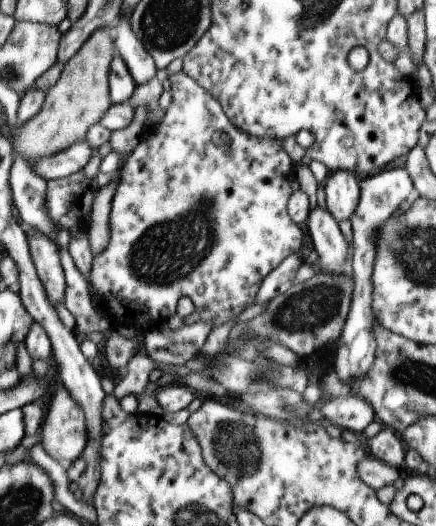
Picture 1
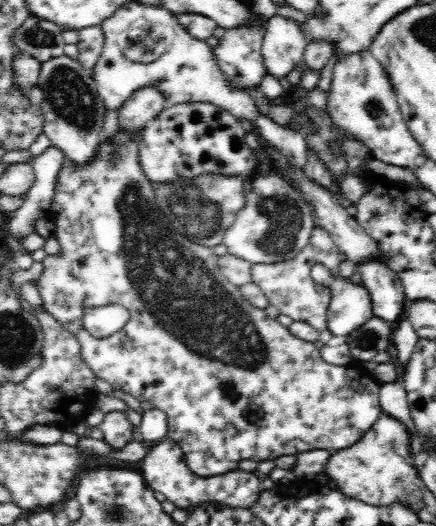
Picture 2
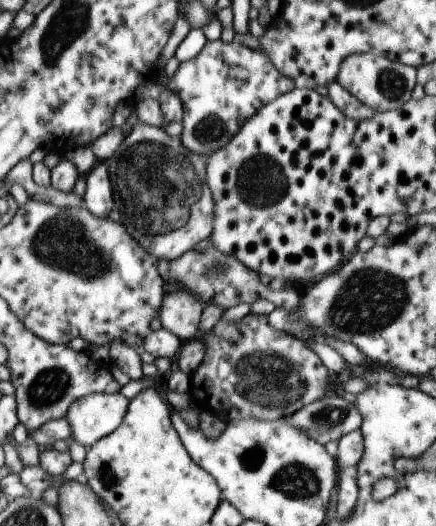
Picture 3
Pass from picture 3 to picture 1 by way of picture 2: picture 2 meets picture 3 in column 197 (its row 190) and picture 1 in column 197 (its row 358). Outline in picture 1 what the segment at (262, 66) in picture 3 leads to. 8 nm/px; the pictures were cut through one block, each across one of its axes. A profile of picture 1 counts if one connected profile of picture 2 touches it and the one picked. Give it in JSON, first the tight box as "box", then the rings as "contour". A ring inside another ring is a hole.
{"box":[89,70,304,334],"contour":[[[183,70],[170,75],[169,80],[173,96],[172,104],[164,113],[162,121],[152,129],[150,136],[139,141],[138,146],[130,153],[120,170],[117,189],[111,202],[108,223],[109,241],[100,255],[94,255],[89,272],[89,284],[97,293],[98,312],[109,316],[114,330],[121,325],[131,324],[131,327],[140,329],[143,334],[150,332],[151,328],[165,324],[166,320],[170,320],[170,316],[176,314],[178,300],[182,296],[188,296],[194,304],[194,312],[183,318],[184,325],[205,322],[210,323],[213,329],[224,322],[234,321],[246,307],[255,304],[258,289],[264,278],[287,256],[300,253],[300,246],[304,240],[304,232],[298,223],[290,218],[287,211],[287,202],[293,193],[290,183],[294,179],[296,163],[284,151],[282,141],[270,137],[255,137],[234,126],[222,110],[221,104]]]}

